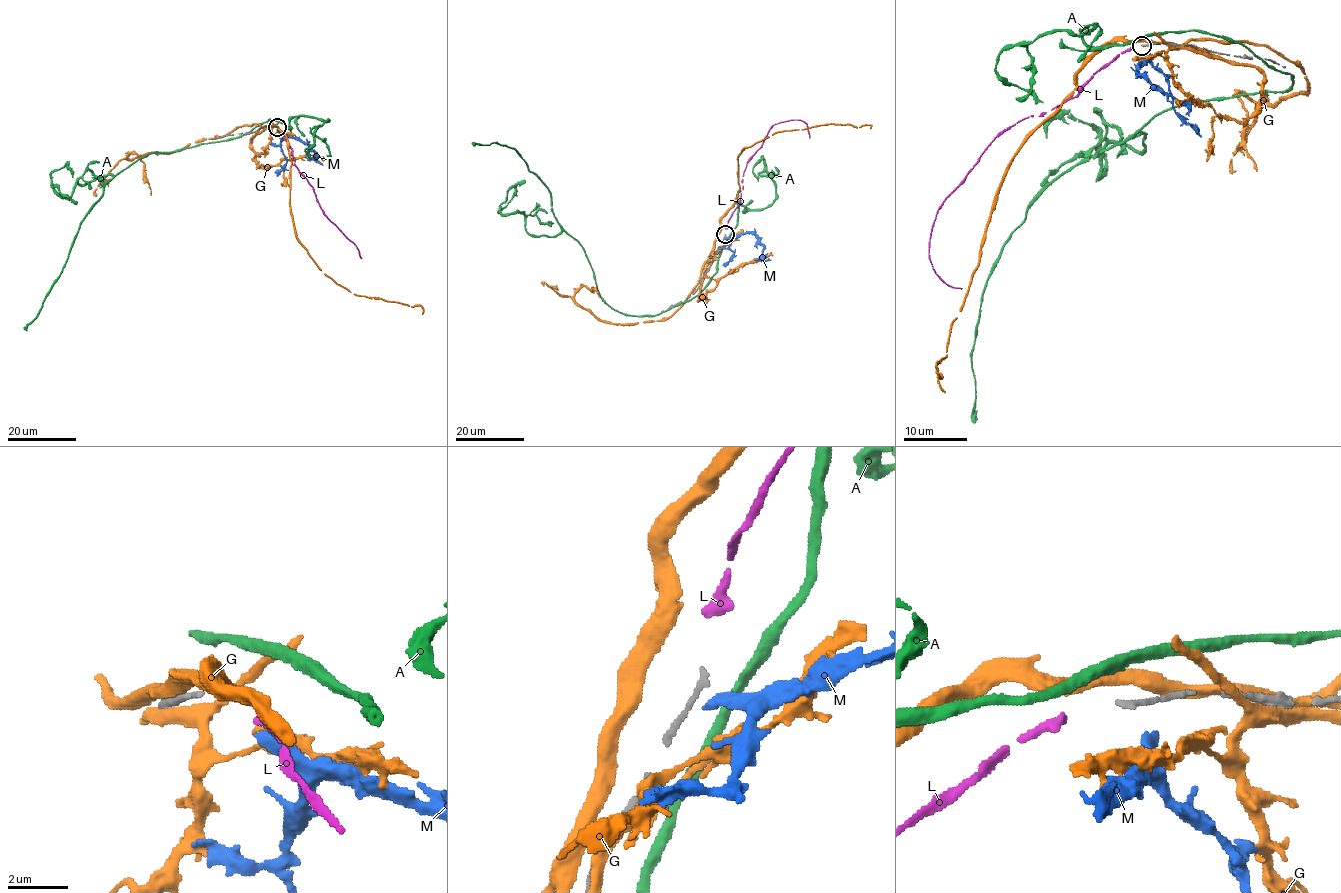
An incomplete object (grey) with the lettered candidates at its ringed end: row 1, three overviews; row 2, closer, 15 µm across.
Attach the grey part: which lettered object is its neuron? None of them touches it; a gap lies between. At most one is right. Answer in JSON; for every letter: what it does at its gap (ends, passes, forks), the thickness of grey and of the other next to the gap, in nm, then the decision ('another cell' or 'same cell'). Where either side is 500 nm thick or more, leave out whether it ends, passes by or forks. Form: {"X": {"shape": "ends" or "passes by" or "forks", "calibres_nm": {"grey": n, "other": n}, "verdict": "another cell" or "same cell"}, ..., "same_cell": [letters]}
{"A": {"shape": "passes by", "calibres_nm": {"grey": 190, "other": 360}, "verdict": "another cell"}, "G": {"shape": "passes by", "calibres_nm": {"grey": 190, "other": 480}, "verdict": "another cell"}, "L": {"shape": "ends", "calibres_nm": {"grey": 190, "other": 380}, "verdict": "same cell"}, "M": {"shape": "ends", "calibres_nm": {"grey": 190, "other": 460}, "verdict": "another cell"}, "same_cell": ["L"]}

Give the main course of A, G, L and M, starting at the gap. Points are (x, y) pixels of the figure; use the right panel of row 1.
A: (1142, 38), (1232, 38), (1292, 85), (1169, 107), (1039, 196), (982, 296), (971, 421)
G: (1137, 41), (1112, 39), (1085, 65), (1077, 89), (1014, 158), (965, 304), (936, 362), (946, 392)
L: (1131, 47), (1105, 63), (1075, 96), (1006, 128), (944, 201), (931, 229), (928, 258), (947, 285), (961, 289)
M: (1148, 51), (1138, 73), (1164, 93), (1170, 93), (1189, 107), (1187, 115)

